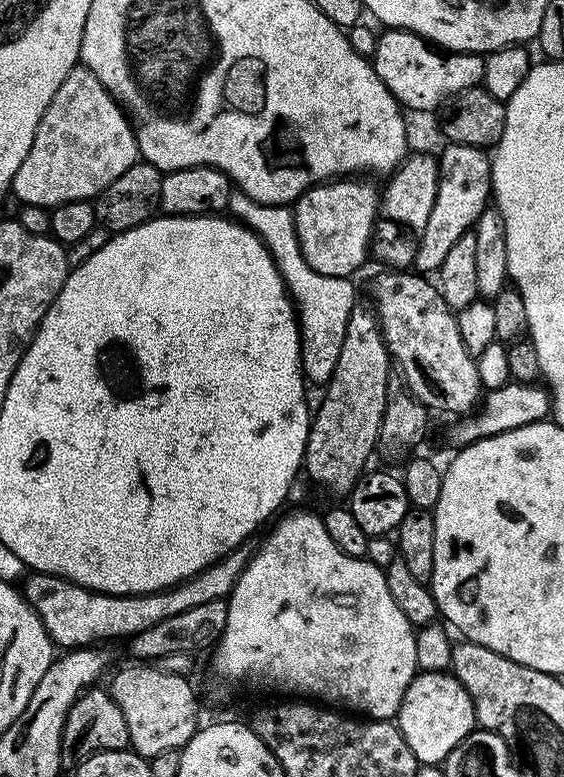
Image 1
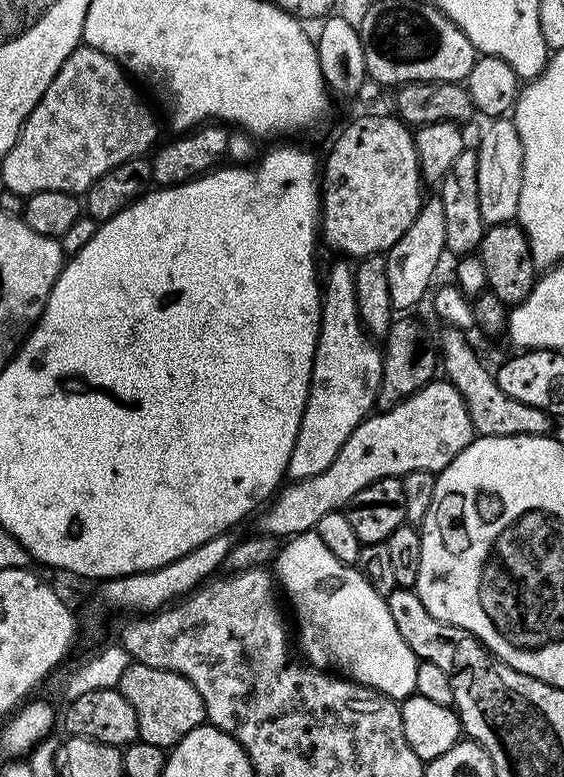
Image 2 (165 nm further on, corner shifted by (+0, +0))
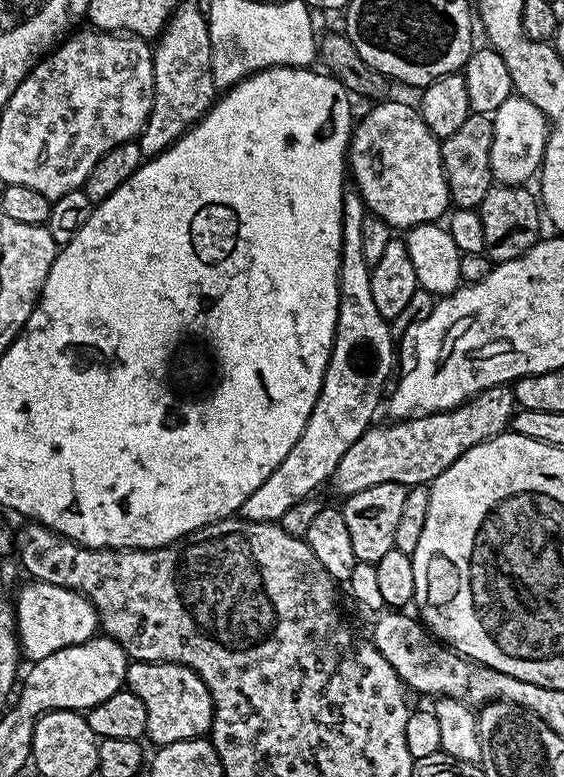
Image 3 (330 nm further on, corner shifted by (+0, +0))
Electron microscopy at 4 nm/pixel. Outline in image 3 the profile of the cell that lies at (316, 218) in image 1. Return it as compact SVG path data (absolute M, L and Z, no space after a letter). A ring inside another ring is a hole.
M387 98L373 103L372 108L352 129L352 139L348 145L346 168L351 183L360 191L364 207L371 215L380 216L394 230L407 230L422 223L439 221L449 211L450 201L446 174L442 166L440 141L422 122L419 108L402 106Z

